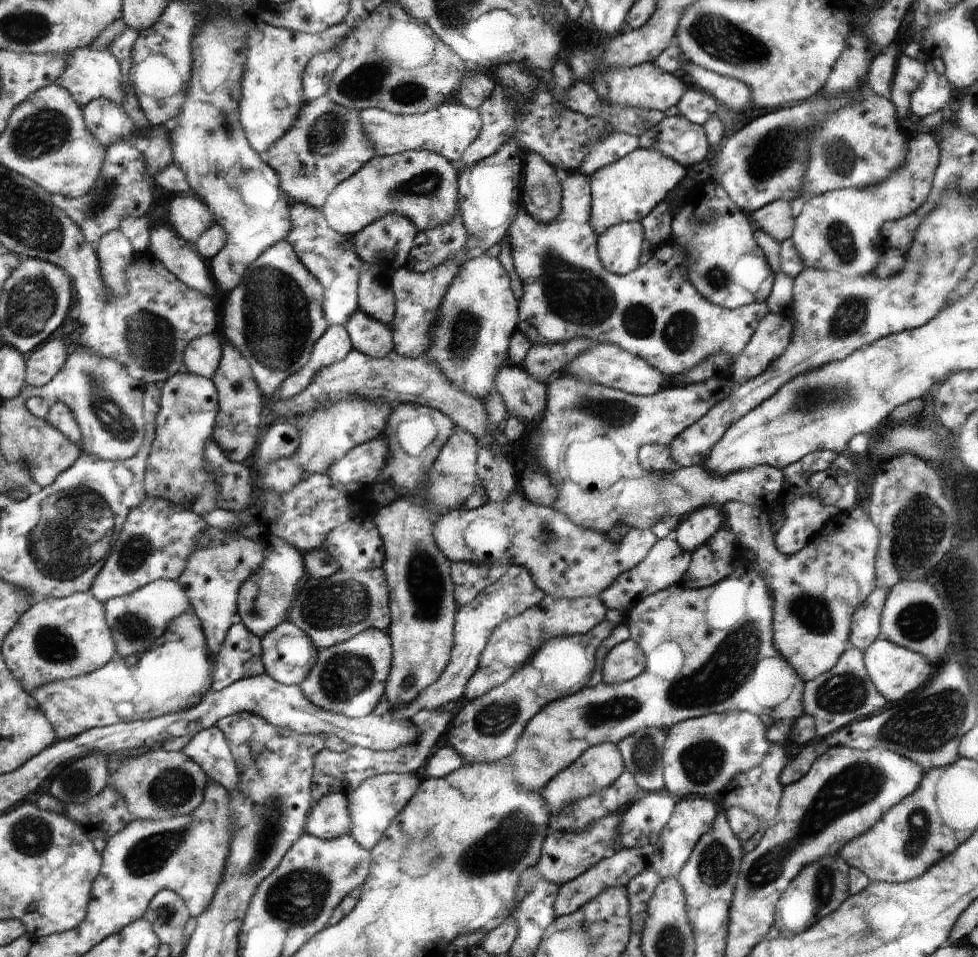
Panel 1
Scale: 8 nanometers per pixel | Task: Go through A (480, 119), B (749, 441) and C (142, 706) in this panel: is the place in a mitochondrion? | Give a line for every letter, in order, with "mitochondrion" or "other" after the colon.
A: other
B: other
C: other

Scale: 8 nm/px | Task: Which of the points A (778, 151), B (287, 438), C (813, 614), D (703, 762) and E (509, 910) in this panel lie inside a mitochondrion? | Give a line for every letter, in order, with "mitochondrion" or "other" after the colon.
A: mitochondrion
B: other
C: mitochondrion
D: mitochondrion
E: other

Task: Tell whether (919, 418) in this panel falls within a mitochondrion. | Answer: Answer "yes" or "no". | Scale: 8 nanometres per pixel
no

